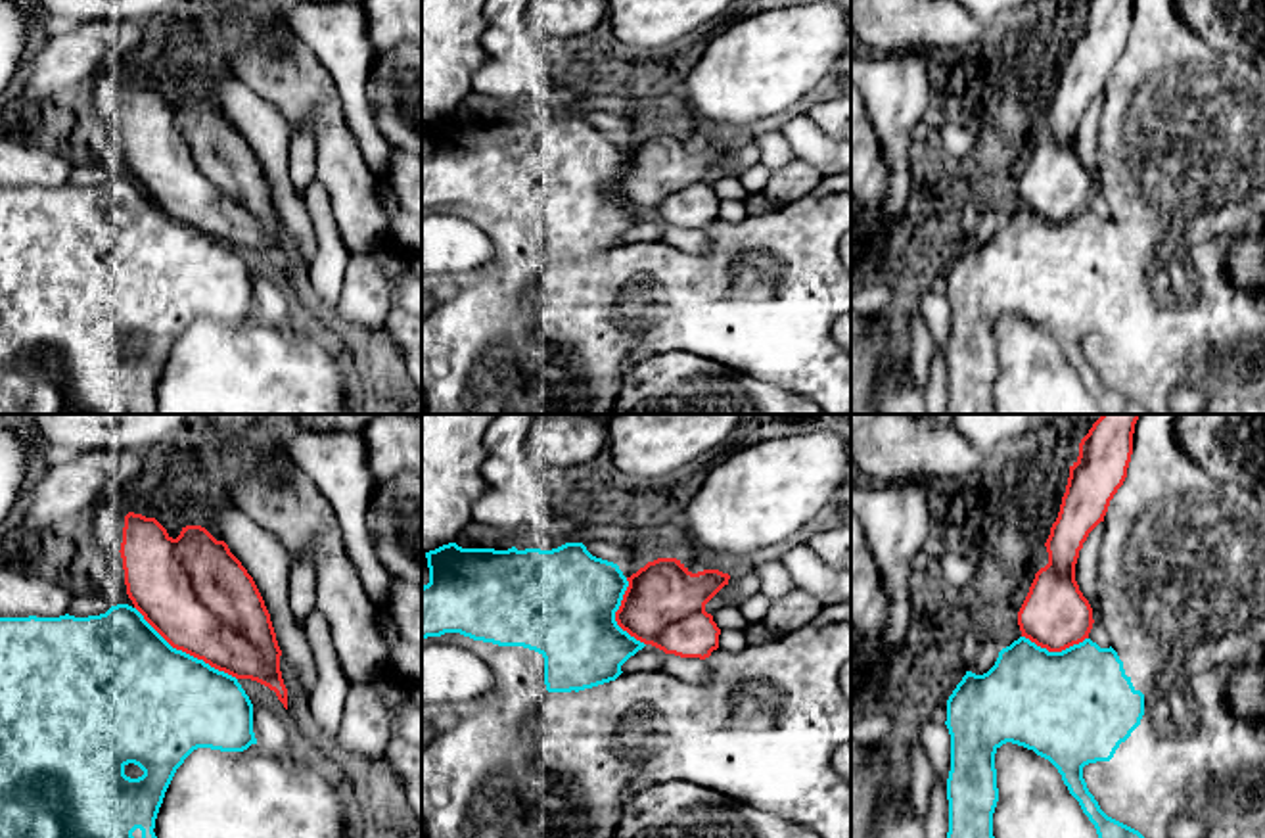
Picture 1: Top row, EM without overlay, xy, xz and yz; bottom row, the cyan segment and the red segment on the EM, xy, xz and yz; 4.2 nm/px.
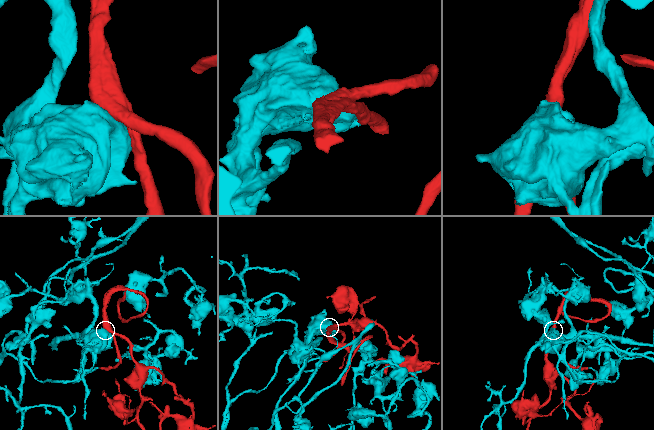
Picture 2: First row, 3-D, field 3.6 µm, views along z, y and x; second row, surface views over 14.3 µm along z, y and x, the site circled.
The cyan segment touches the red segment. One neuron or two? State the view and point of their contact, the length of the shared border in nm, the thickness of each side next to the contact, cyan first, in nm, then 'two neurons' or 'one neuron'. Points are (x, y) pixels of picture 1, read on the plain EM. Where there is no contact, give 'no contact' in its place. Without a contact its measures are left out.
contact xy (184, 223); length 550 nm; calibres 500 and 460 nm; one neuron

